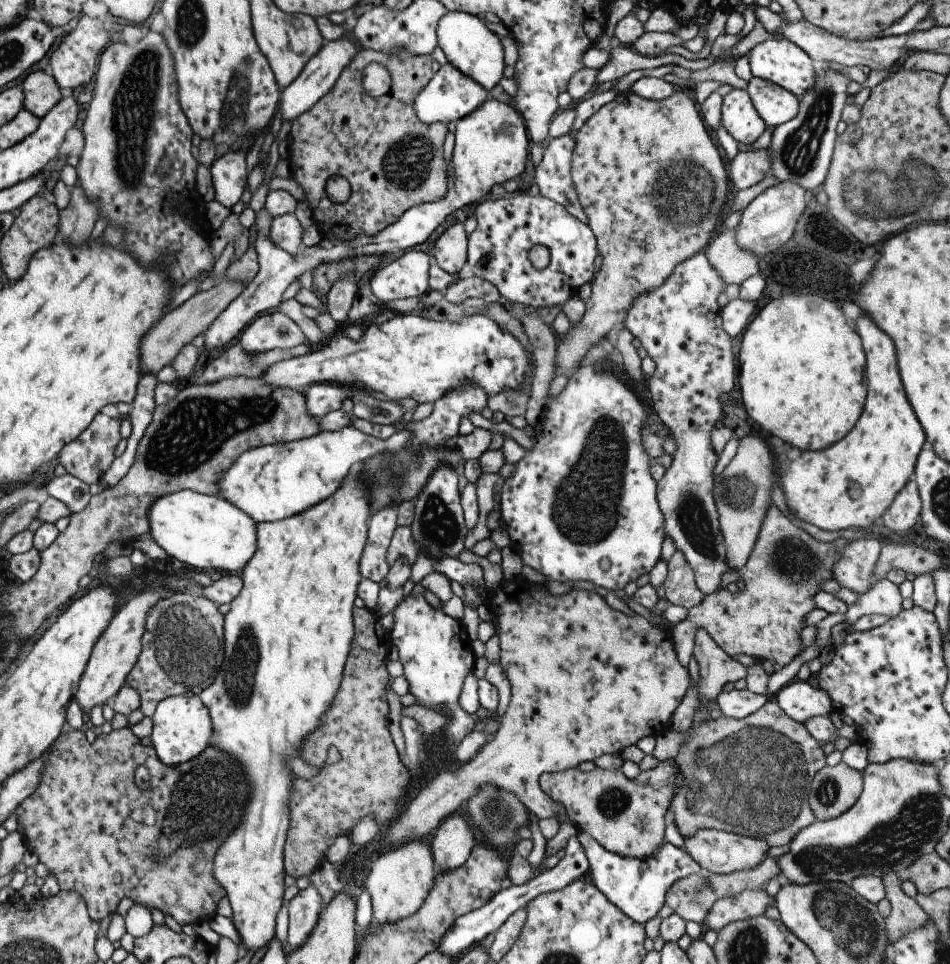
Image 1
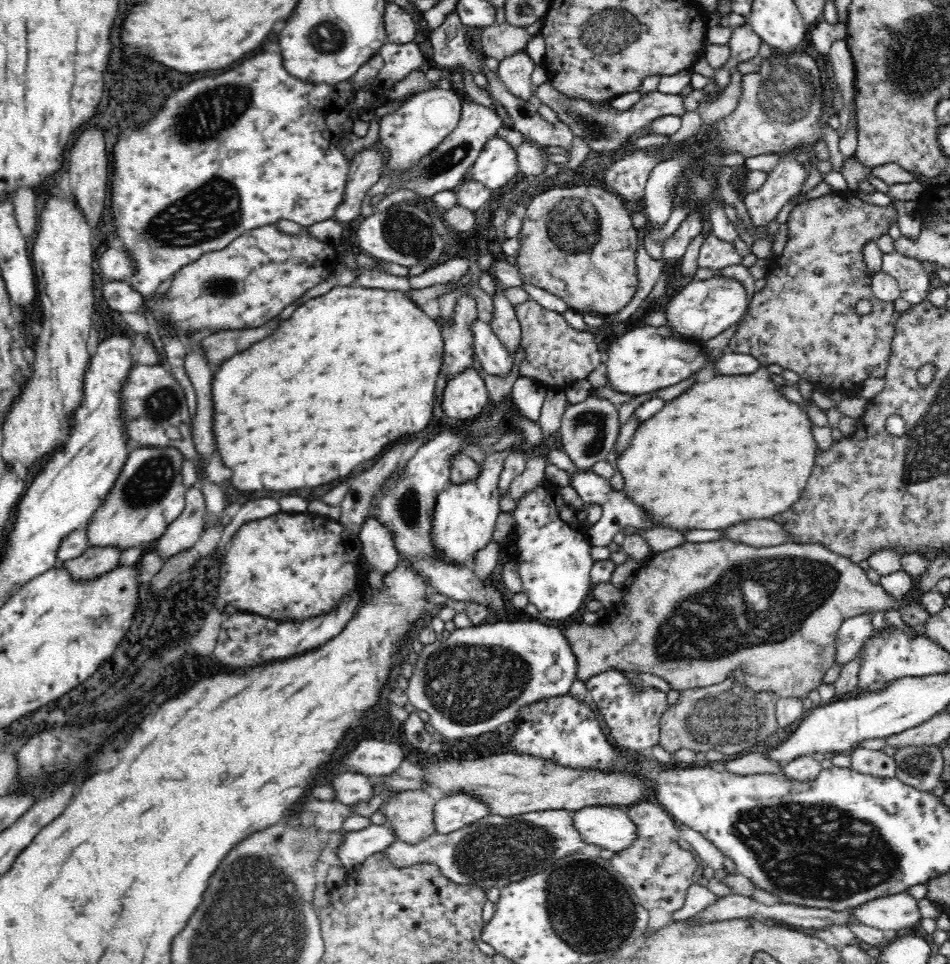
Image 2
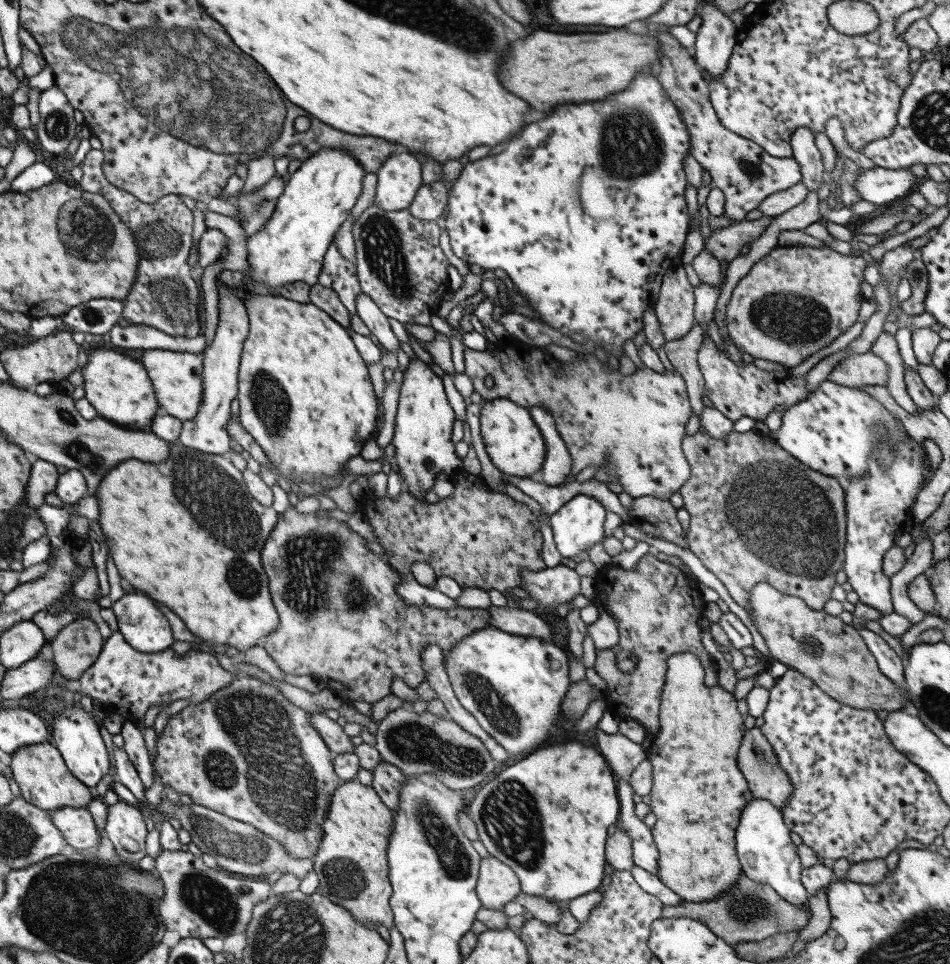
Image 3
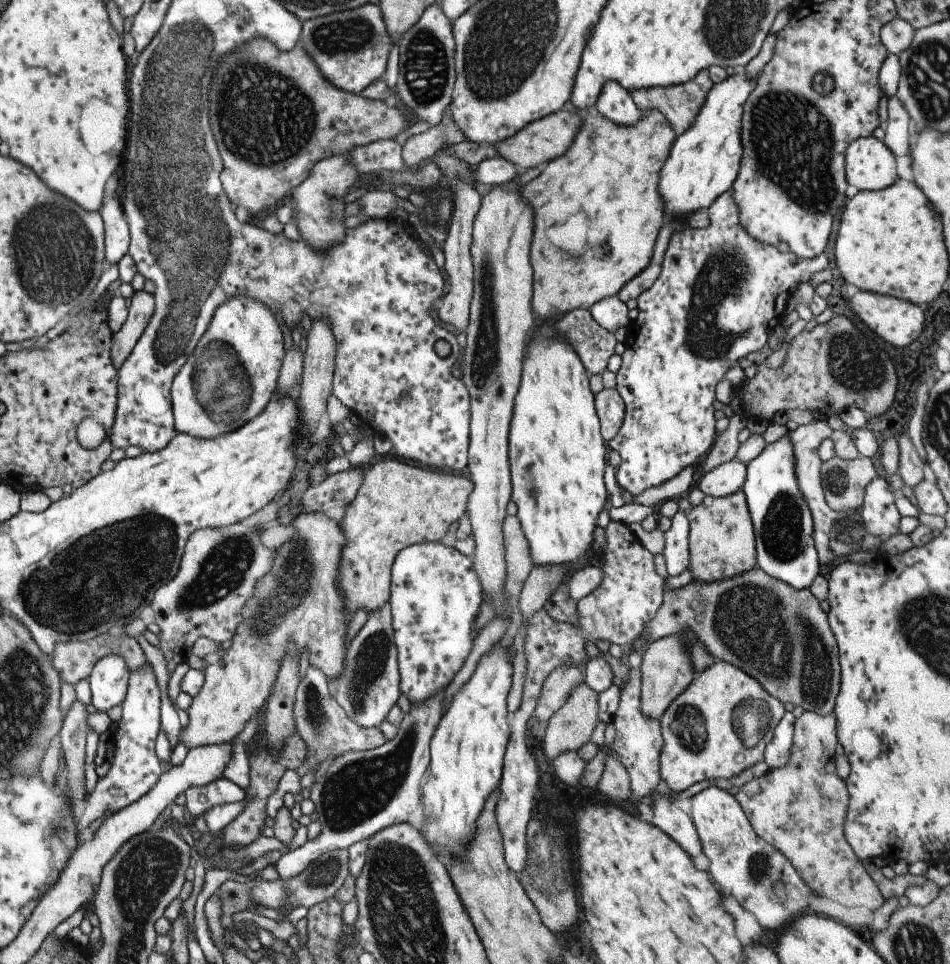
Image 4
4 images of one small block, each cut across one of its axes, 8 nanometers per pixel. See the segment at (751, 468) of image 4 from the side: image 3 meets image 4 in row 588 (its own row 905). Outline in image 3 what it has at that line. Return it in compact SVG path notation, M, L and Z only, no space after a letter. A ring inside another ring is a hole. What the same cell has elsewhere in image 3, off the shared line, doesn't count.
M751 798L741 816L735 830L735 852L741 864L741 872L747 874L755 884L769 884L781 898L791 902L793 906L807 910L809 892L801 884L801 864L797 856L797 846L789 840L789 828L783 822L779 808L775 808L769 800Z

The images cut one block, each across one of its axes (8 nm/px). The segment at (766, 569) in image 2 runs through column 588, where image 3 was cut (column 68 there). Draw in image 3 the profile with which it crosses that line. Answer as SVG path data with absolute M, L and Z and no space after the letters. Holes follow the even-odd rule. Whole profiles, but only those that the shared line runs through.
M77 618L67 624L51 644L51 660L63 678L77 680L93 662L97 660L105 640L101 640L99 630L91 618Z

